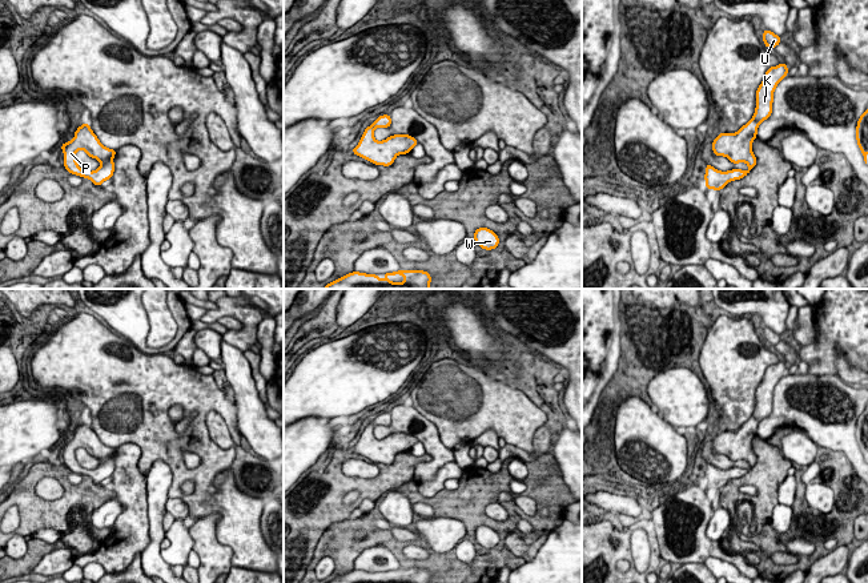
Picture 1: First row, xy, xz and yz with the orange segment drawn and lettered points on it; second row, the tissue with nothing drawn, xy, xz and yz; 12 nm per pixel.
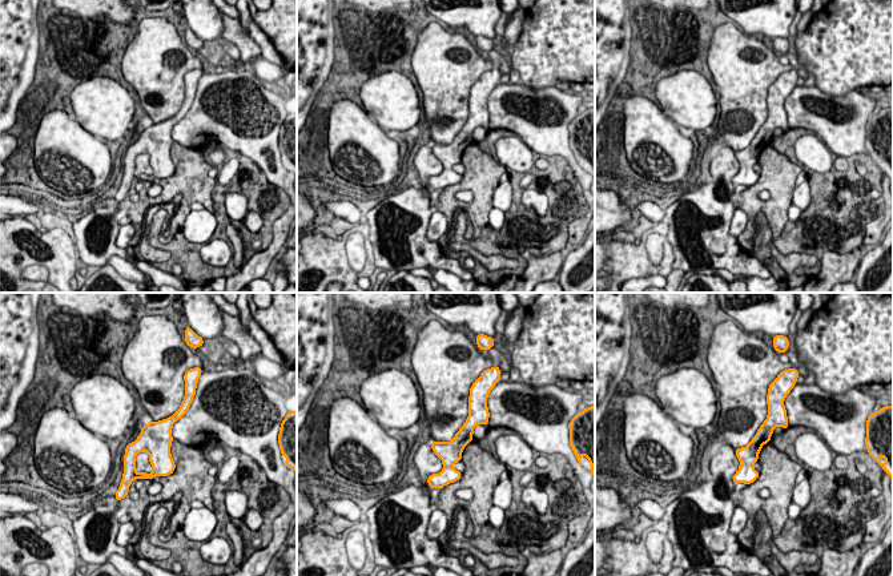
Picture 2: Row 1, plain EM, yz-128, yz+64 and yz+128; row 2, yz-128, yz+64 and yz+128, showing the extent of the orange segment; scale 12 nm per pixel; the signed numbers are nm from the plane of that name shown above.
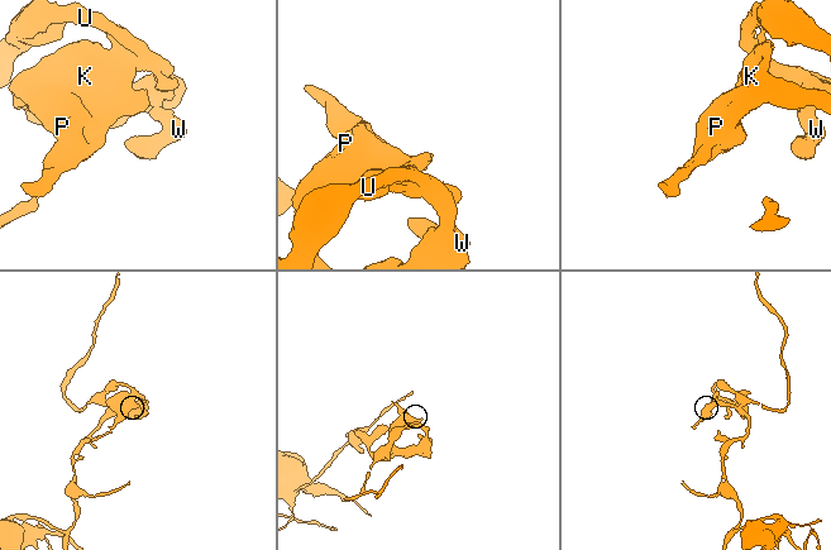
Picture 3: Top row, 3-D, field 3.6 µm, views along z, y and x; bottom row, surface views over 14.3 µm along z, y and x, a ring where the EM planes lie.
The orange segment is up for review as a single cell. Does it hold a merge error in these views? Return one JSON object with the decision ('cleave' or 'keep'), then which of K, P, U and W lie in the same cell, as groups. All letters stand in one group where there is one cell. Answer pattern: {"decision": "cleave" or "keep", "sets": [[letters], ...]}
{"decision": "keep", "sets": [["K", "P", "U", "W"]]}

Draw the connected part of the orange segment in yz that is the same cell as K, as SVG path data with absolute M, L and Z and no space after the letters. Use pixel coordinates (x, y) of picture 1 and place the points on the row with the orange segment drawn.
M784 63L768 68L756 91L756 108L752 118L736 133L719 133L712 141L712 152L715 156L724 156L732 164L746 162L750 169L742 170L735 168L722 172L707 164L704 174L707 189L722 190L730 181L746 177L756 166L752 141L758 136L760 122L772 114L773 92L787 75L788 67Z

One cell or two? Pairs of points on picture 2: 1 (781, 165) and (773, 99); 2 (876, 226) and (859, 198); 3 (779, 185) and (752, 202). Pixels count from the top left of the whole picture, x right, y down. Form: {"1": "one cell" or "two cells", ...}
{"1": "two cells", "2": "two cells", "3": "one cell"}

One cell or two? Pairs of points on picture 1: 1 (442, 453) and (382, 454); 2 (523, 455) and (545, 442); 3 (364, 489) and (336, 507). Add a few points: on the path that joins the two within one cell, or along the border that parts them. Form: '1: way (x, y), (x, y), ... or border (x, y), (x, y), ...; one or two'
1: way (428, 427), (414, 414), (381, 435); one
2: way (529, 455), (533, 455), (541, 447); one
3: way (354, 486), (348, 486), (336, 498); one

